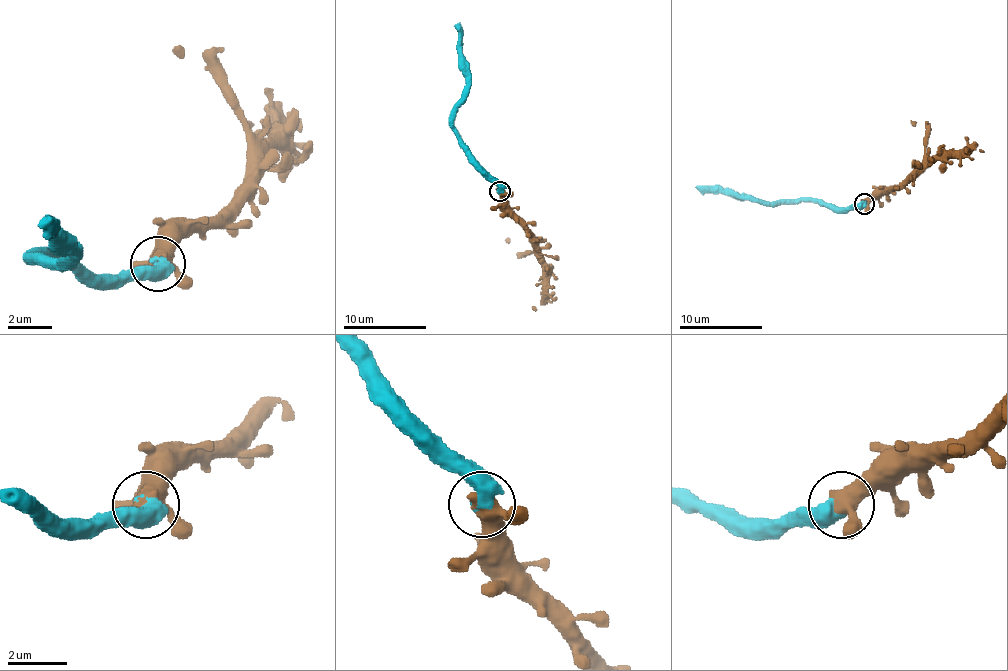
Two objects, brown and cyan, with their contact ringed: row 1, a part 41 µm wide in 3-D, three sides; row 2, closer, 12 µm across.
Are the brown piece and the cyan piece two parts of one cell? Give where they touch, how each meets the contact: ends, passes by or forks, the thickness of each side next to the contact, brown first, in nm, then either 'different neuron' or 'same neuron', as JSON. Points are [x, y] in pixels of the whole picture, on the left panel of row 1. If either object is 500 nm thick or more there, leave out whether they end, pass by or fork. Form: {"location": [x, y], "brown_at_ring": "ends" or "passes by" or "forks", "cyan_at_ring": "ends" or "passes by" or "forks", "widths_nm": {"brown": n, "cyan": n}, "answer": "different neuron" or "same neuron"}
{"location": [158, 264], "widths_nm": {"brown": 550, "cyan": 700}, "answer": "different neuron"}

